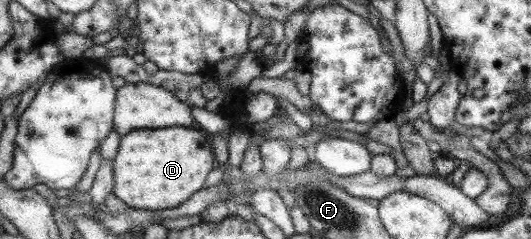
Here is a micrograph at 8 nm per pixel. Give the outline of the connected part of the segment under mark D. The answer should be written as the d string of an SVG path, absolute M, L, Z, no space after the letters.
M183 126L136 129L127 132L120 142L120 154L111 161L112 194L132 209L162 211L174 209L202 188L214 158L206 138Z

